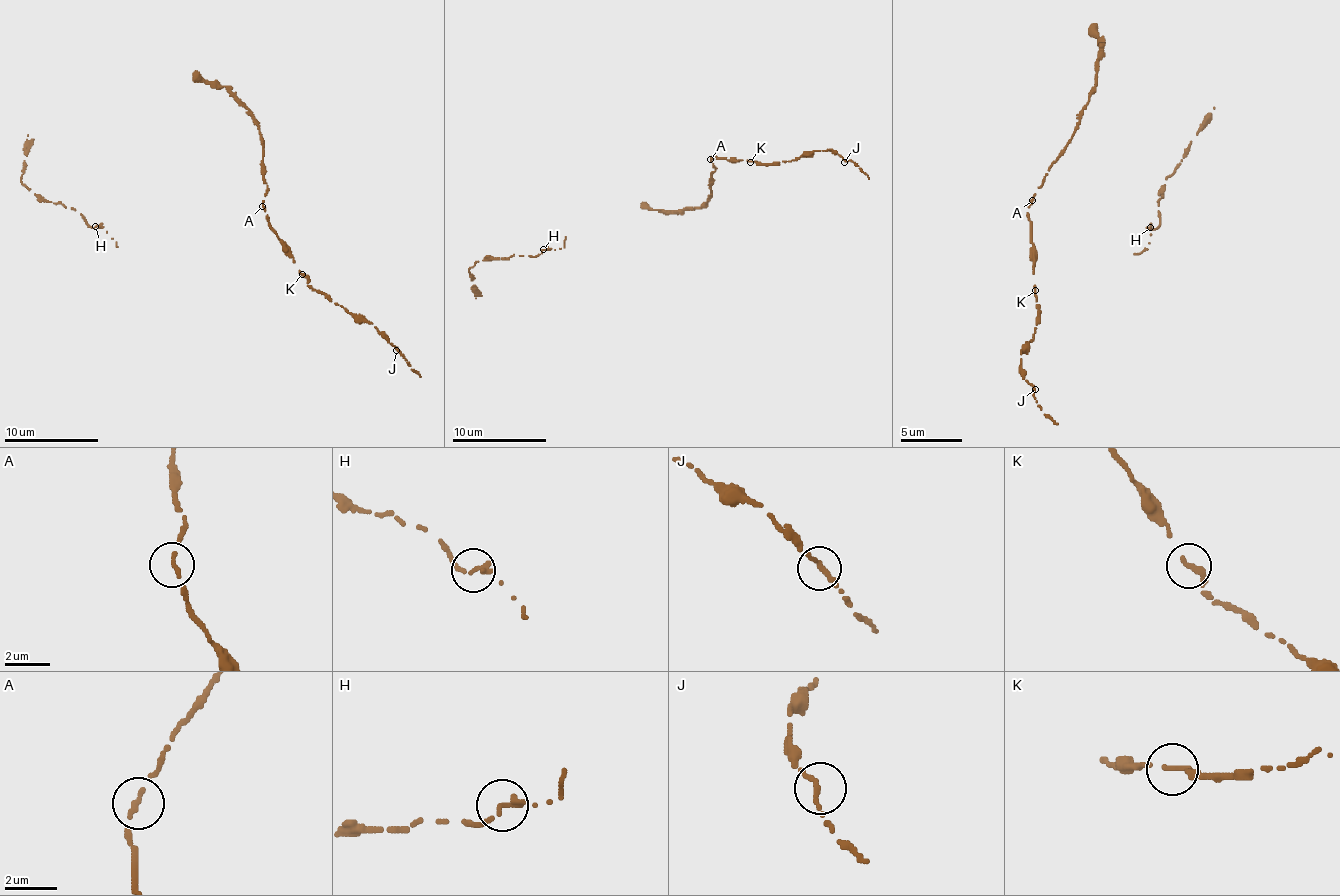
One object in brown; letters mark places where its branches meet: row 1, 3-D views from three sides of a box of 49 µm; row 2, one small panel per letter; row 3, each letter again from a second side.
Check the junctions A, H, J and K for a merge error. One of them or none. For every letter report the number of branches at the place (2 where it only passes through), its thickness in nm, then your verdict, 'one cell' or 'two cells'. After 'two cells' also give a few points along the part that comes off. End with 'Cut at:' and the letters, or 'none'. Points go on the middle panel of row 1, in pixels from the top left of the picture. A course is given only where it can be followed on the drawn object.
A: 2 | 180 nm | one cell
H: 2 | 200 nm | one cell
J: 2 | 200 nm | one cell
K: 2 | 200 nm | one cell
Cut at: none

